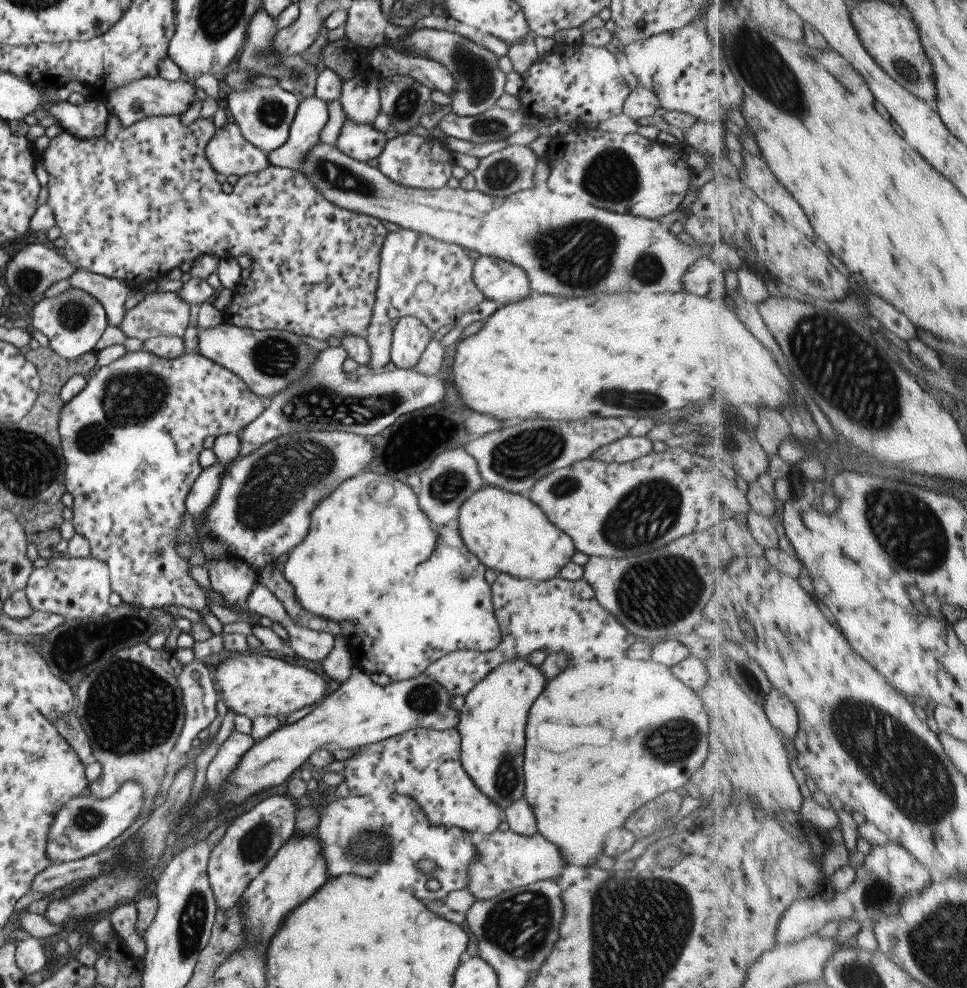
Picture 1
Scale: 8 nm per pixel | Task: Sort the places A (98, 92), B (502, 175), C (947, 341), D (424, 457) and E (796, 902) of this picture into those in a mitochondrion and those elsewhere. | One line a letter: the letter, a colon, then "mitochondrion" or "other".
A: other
B: mitochondrion
C: other
D: mitochondrion
E: other

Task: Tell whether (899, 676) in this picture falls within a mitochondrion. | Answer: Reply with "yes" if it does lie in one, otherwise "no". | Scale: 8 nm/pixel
no

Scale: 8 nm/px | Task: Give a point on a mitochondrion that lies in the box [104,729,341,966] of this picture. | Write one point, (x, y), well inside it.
(192, 918)

